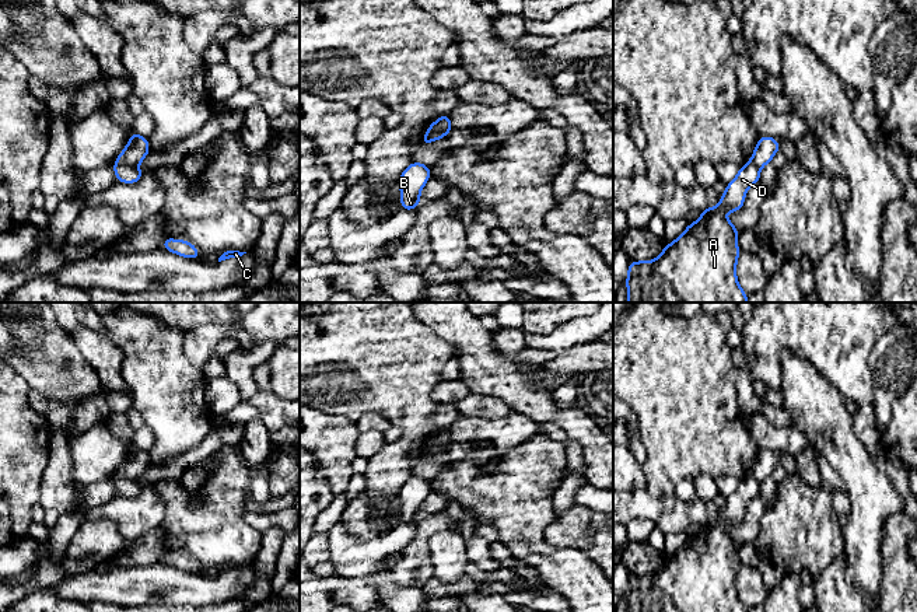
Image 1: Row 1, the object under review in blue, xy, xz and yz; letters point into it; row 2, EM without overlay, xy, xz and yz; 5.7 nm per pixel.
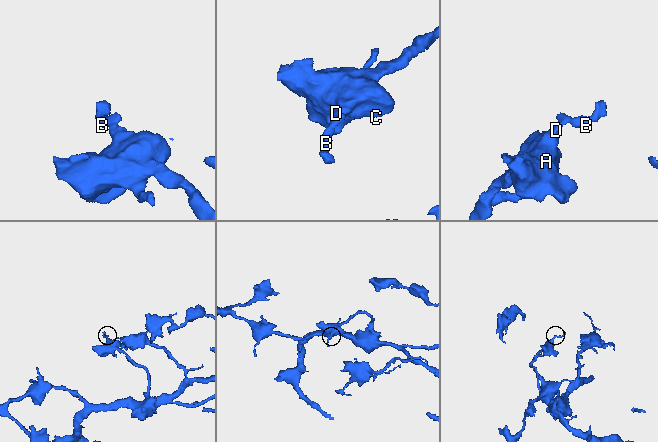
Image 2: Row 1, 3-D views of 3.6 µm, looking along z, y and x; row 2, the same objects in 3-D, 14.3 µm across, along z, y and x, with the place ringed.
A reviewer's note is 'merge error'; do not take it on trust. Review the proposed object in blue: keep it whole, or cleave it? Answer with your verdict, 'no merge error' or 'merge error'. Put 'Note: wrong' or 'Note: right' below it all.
merge error
Note: right

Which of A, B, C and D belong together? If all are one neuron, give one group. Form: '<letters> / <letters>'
A C D / B

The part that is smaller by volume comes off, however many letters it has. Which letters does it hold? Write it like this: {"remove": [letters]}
{"remove": ["B"]}

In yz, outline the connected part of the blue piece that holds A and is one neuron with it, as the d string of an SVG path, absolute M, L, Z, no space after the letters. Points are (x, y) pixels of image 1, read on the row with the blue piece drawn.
M752 161L739 168L738 175L727 183L725 193L720 196L720 204L713 209L710 204L701 211L694 223L671 244L666 244L659 256L654 260L630 260L626 287L627 302L749 302L748 294L742 290L736 279L736 262L741 249L736 244L739 230L725 218L725 211L739 211L743 207L746 190L760 181L760 168Z

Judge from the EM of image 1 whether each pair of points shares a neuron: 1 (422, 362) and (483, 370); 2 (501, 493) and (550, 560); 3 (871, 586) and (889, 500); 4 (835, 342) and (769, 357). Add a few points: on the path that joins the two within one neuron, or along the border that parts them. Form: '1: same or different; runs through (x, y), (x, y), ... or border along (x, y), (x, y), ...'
1: different; border along (433, 329), (452, 346), (454, 356)
2: same; runs through (518, 510), (521, 513), (521, 530), (534, 544)
3: same; runs through (868, 565), (868, 521)
4: same; runs through (818, 342), (784, 342)

